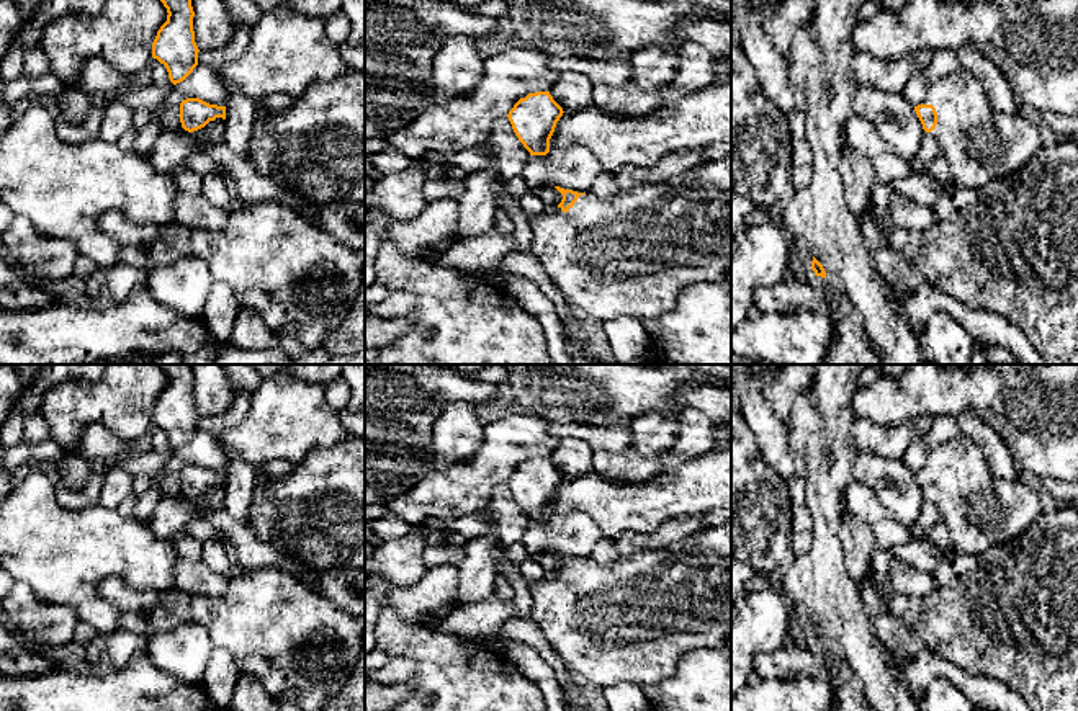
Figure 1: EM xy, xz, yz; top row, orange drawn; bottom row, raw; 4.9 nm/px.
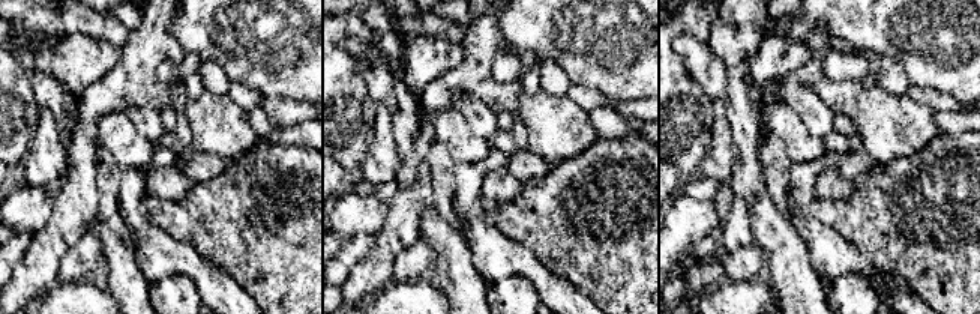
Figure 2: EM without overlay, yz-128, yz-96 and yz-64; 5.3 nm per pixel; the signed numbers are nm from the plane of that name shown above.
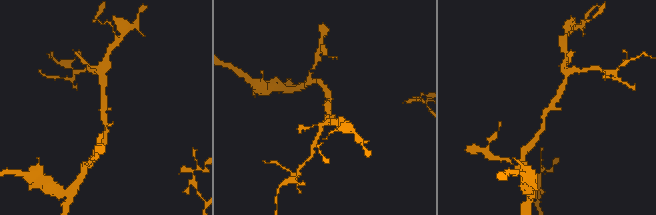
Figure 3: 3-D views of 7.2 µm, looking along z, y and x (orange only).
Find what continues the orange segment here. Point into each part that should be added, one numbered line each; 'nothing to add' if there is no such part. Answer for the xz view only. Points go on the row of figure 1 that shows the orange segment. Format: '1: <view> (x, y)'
1: xz (628, 255)

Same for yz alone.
1: yz (980, 144)

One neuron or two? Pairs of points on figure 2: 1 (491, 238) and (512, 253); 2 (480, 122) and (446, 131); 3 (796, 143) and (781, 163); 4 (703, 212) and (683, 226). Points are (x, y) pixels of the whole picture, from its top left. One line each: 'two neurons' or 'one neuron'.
1: one neuron
2: two neurons
3: two neurons
4: one neuron

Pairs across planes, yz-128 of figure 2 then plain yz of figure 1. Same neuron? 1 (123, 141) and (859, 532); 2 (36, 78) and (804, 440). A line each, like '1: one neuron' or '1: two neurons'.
1: two neurons
2: two neurons

